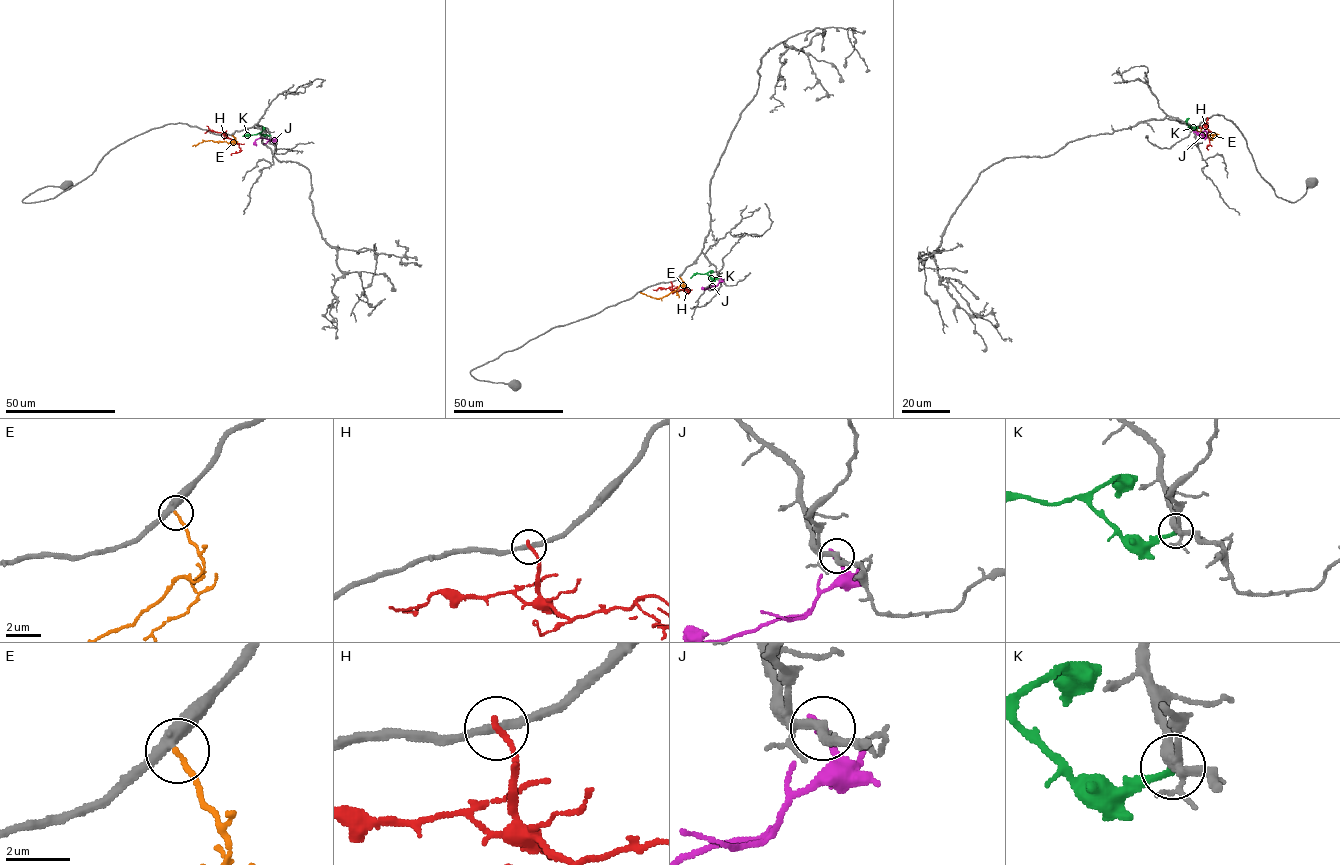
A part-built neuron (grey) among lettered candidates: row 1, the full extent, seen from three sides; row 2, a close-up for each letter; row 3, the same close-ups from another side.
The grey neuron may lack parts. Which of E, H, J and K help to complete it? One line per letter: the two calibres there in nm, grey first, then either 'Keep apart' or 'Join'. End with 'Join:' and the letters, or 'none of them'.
E: Thickness 380 nm (grey) against 160 nm. Join
H: Thickness 240 nm (grey) against 180 nm. Keep apart
J: Thickness 280 nm (grey) against 240 nm. Keep apart
K: Thickness 320 nm (grey) against 240 nm. Keep apart
Join: E

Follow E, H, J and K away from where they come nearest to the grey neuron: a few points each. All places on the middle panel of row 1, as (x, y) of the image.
E: (680, 277), (683, 284), (662, 298), (640, 293)
H: (670, 282), (675, 290), (689, 292), (679, 290)
J: (721, 278), (717, 284), (704, 288)
K: (718, 277), (695, 273), (690, 278)

